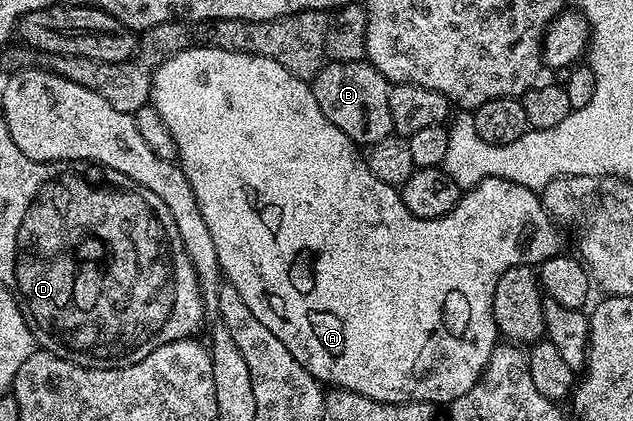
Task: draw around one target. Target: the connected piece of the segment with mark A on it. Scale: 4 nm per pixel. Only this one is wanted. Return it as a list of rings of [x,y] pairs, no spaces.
[[[200,45],[189,47],[163,61],[153,74],[151,105],[159,117],[163,117],[163,125],[167,125],[175,141],[179,165],[187,181],[191,181],[191,189],[199,201],[199,213],[203,213],[203,221],[207,221],[207,230],[211,232],[211,241],[215,241],[222,276],[239,289],[239,297],[243,297],[247,309],[251,309],[251,313],[255,313],[255,317],[259,317],[259,321],[263,321],[263,325],[267,325],[267,329],[271,329],[271,333],[287,345],[287,353],[291,353],[299,365],[306,367],[318,383],[330,383],[330,388],[354,391],[371,401],[384,403],[453,403],[463,397],[475,381],[479,381],[494,347],[498,346],[493,298],[499,277],[503,277],[507,269],[522,266],[524,259],[521,258],[525,251],[532,249],[533,239],[537,242],[538,260],[550,259],[562,250],[558,228],[551,222],[538,192],[499,177],[481,179],[474,187],[468,188],[455,209],[445,214],[449,223],[437,223],[433,219],[409,223],[409,215],[401,215],[401,207],[393,207],[393,194],[398,188],[377,191],[377,183],[369,183],[369,175],[361,175],[361,166],[365,163],[362,148],[351,142],[343,129],[327,121],[319,109],[319,101],[315,101],[310,84],[283,69],[279,61],[271,61],[271,57]]]

